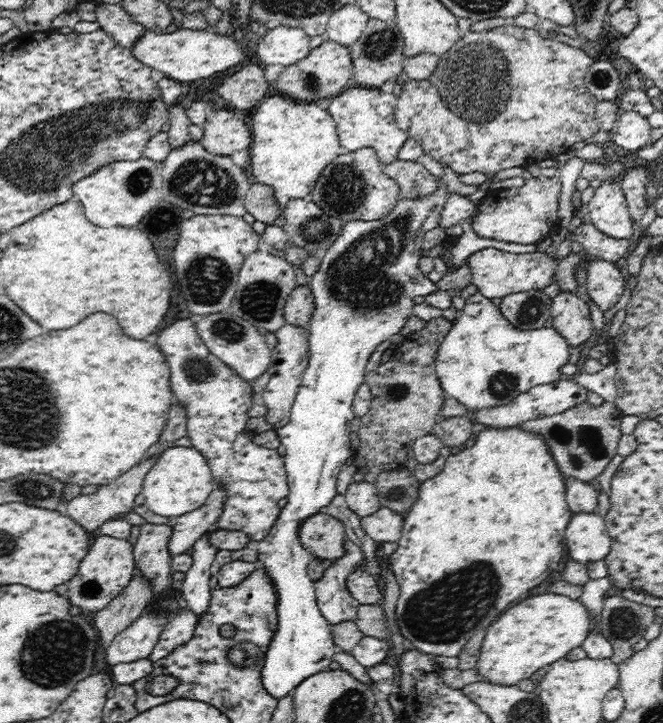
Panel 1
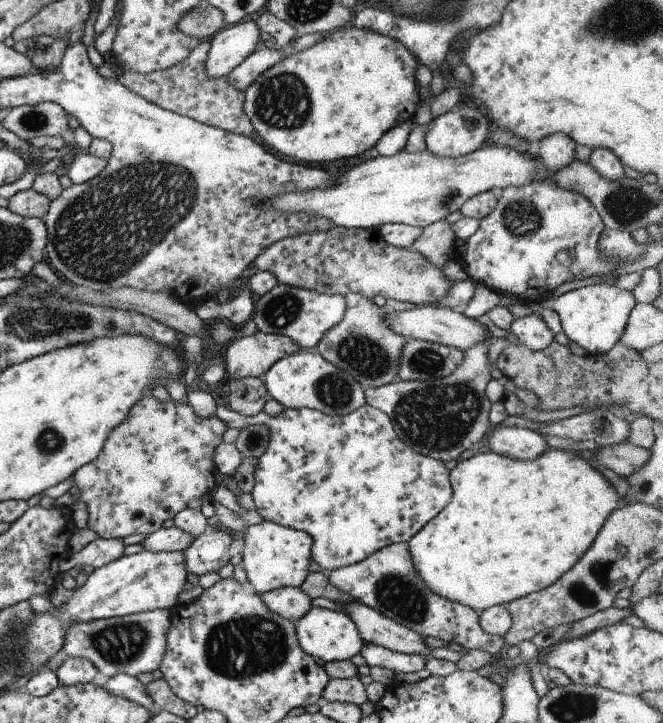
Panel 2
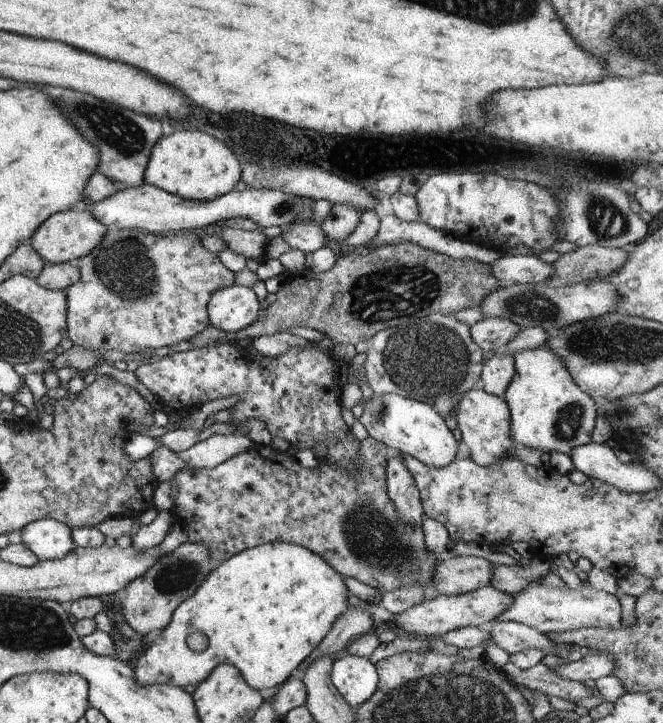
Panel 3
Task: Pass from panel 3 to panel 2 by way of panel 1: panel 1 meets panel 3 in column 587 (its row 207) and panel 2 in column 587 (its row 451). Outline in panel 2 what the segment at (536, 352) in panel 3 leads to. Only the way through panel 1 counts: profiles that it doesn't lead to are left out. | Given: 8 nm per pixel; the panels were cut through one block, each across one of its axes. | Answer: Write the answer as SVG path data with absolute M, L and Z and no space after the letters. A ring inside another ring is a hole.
M607 282L579 286L559 296L547 297L541 303L557 314L563 334L593 357L605 354L619 341L629 312L635 306L631 291L617 288Z

